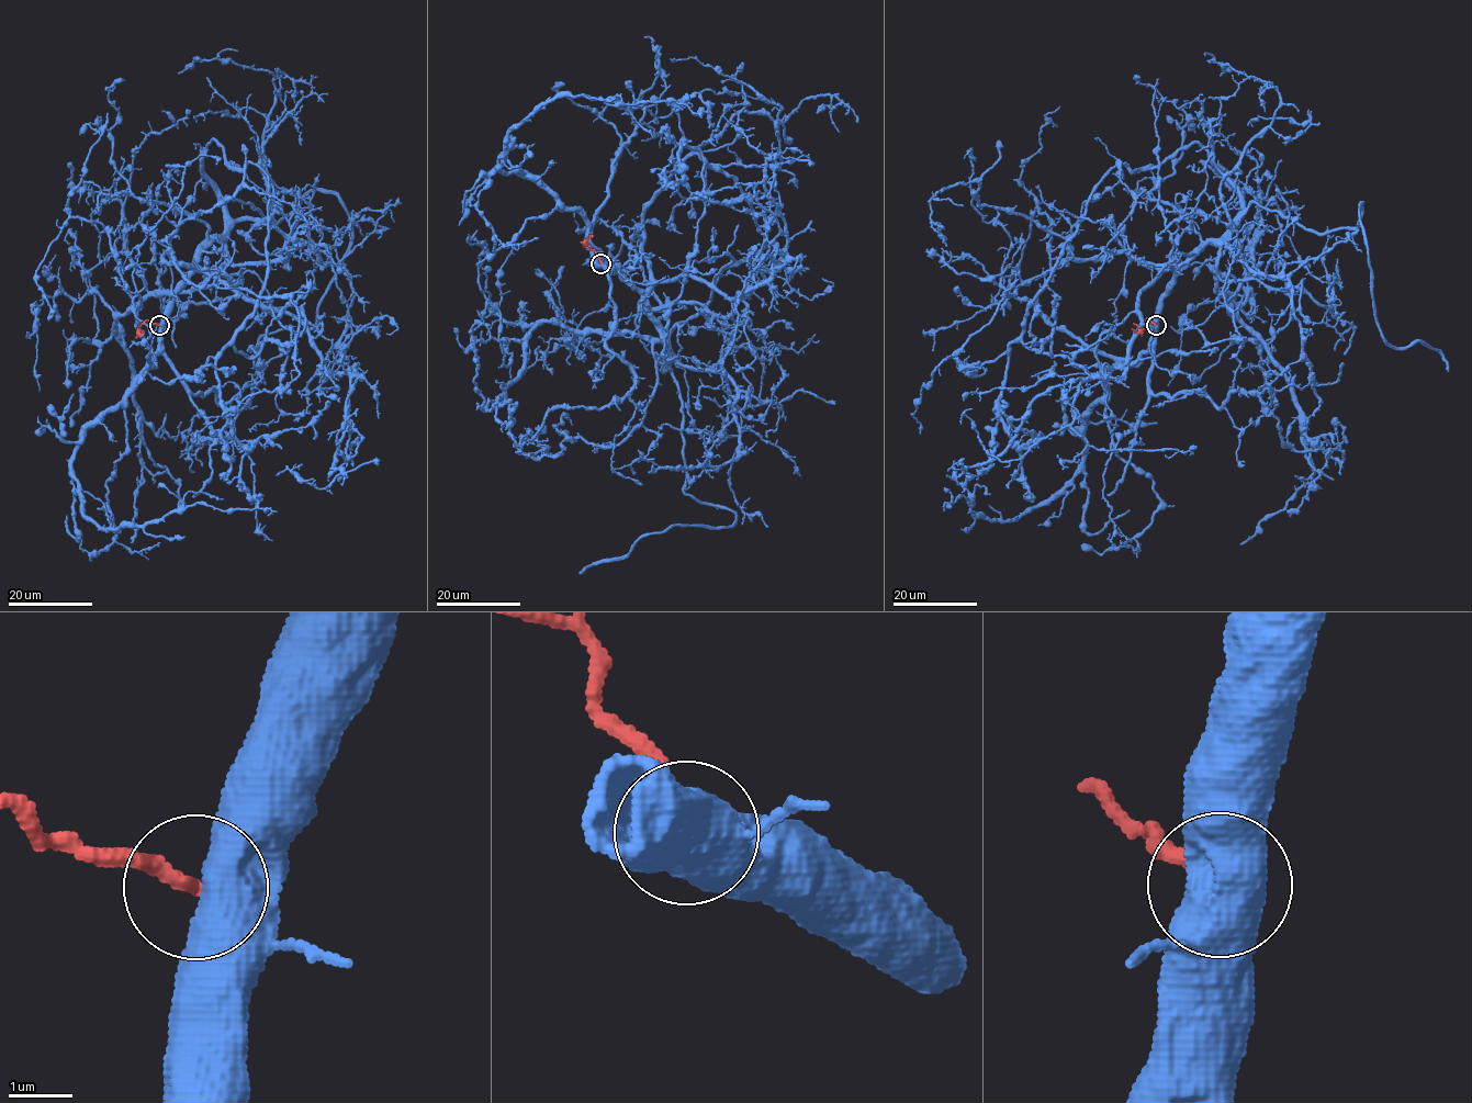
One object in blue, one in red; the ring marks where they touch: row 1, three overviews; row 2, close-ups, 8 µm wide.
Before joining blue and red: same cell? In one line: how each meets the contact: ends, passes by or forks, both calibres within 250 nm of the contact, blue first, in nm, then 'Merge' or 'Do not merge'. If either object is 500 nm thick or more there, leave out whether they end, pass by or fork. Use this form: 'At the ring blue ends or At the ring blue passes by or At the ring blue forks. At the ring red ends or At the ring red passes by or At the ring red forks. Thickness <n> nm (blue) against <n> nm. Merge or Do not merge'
Thickness 750 nm (blue) against 220 nm. Do not merge

